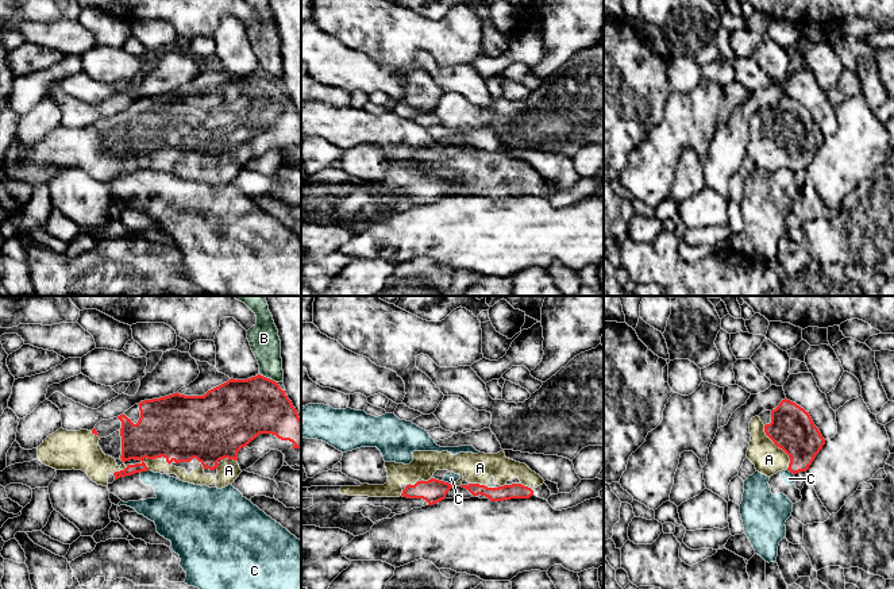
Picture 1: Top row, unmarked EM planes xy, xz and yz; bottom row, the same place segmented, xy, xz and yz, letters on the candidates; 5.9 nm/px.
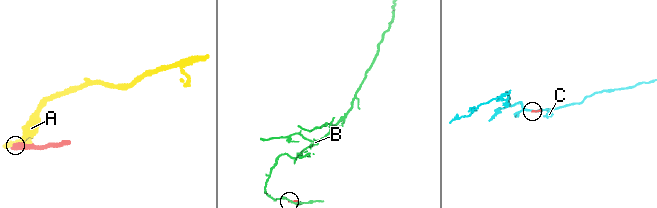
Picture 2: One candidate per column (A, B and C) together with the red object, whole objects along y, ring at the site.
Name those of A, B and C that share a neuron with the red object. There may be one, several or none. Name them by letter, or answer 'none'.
A

